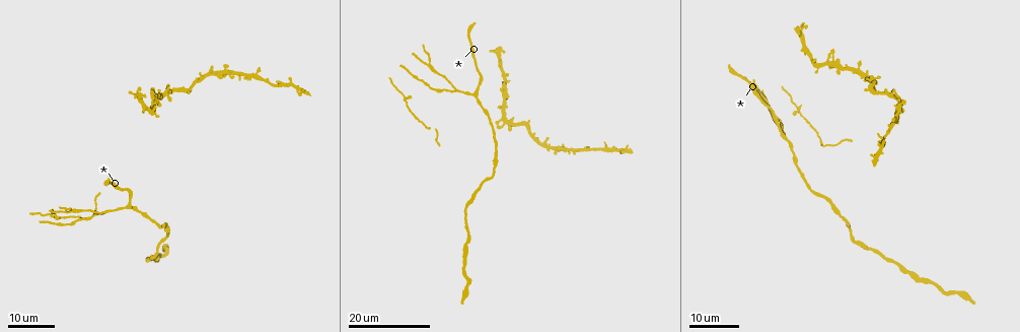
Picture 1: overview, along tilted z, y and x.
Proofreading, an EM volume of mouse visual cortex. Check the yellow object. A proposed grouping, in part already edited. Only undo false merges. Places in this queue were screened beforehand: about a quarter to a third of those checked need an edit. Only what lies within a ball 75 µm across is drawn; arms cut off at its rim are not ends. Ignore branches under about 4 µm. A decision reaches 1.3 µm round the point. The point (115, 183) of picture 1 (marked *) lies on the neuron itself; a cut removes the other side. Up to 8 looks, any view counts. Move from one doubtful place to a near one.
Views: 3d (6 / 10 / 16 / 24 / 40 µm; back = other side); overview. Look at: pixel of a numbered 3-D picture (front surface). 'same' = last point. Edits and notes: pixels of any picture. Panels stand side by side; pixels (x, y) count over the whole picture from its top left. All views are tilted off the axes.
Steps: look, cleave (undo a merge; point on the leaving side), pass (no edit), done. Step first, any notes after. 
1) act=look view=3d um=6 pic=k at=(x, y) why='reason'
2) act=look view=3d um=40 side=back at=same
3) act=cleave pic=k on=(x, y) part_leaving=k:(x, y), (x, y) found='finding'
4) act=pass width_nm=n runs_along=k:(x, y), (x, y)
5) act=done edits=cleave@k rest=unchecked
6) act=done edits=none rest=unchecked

act=look view=3d um=16 pic=1 at=(454, 89) why='three-way junction'

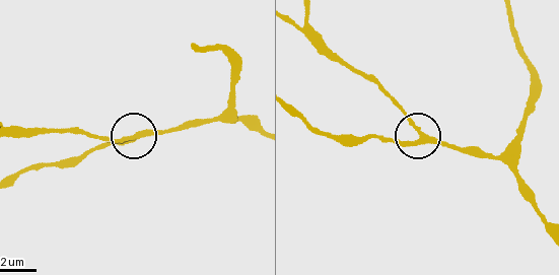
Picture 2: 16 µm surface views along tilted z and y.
act=look view=3d um=6 pic=2 at=(422, 138) why='zoom in'

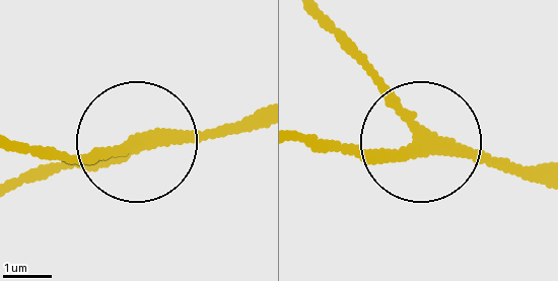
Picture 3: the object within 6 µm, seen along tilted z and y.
act=pass width_nm=250 found='all the same neuron'

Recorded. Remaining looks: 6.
act=look view=3d um=24 pic=1 at=(429, 66) why='three-way junction'

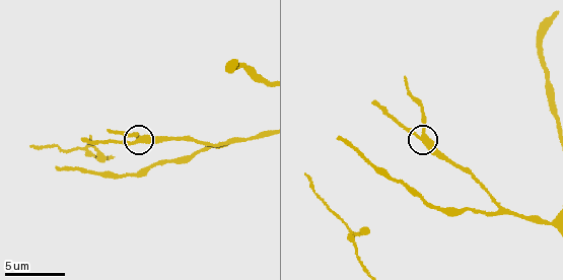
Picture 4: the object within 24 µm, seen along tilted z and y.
act=look view=3d um=10 pic=4 at=(139, 138) why='zoom in'

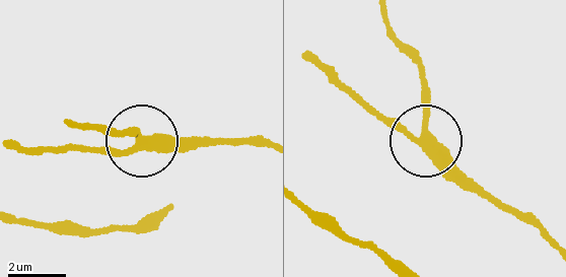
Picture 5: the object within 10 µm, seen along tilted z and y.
act=look view=3d um=10 side=back pic=5 at=(424, 138) why='other side'

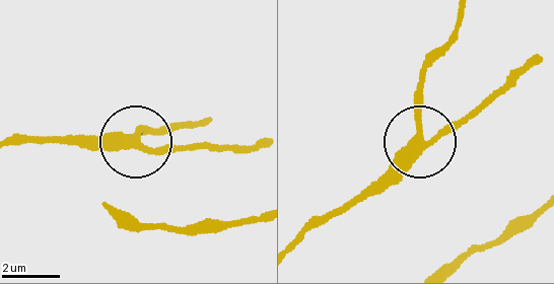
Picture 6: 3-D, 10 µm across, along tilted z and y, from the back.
act=pass arms=3 runs_along=6:(298, 242), (389, 187), (403, 170), (419, 144), (421, 69) found='continuous, no second neuron'

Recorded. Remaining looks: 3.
act=look view=3d um=16 pic=4 at=(350, 228)

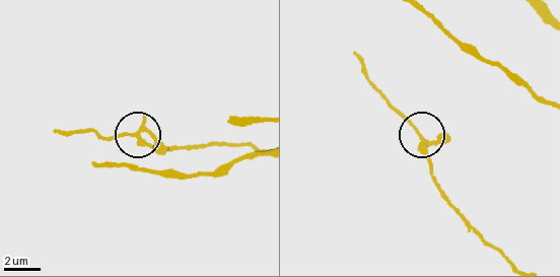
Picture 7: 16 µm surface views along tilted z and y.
act=pass arms=4 found='all the same neuron'

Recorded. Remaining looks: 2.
act=done edits=none rest=unchecked

